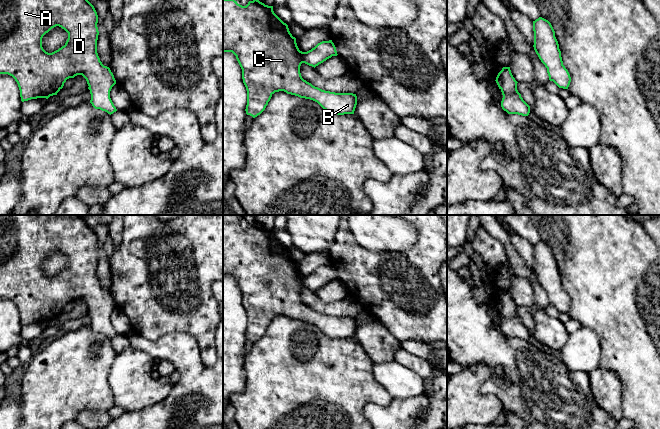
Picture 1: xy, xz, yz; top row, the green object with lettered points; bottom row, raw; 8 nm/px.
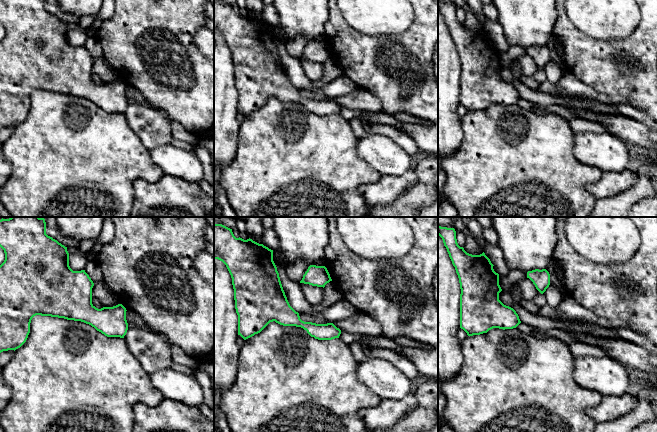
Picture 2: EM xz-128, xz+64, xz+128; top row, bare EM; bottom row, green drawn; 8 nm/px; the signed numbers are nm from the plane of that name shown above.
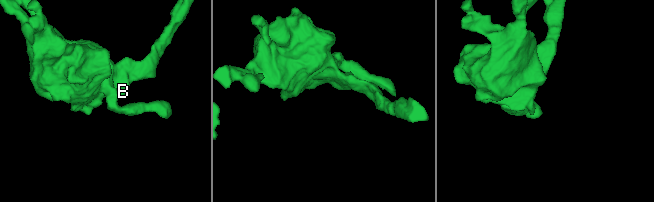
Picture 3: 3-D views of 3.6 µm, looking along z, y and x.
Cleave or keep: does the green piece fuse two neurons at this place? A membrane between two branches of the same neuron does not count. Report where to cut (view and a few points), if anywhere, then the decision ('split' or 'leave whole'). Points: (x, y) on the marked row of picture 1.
no cut; leave whole

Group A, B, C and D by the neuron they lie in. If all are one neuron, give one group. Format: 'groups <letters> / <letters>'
groups A B C D

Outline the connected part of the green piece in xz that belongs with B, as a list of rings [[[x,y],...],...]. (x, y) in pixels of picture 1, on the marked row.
[[[223,0],[223,52],[232,52],[242,69],[242,79],[247,90],[245,111],[253,118],[265,110],[272,95],[279,91],[313,100],[331,114],[354,114],[356,94],[322,90],[304,80],[300,73],[302,63],[315,68],[338,55],[332,40],[322,41],[307,52],[300,51],[296,38],[290,33],[288,25],[274,13],[273,6],[259,0],[249,1],[246,6],[235,0]]]

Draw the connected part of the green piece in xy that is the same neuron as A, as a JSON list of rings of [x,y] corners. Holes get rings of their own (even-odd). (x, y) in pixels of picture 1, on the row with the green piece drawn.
[[[0,0],[0,74],[8,74],[15,79],[22,102],[57,95],[67,79],[82,75],[89,86],[92,106],[113,114],[117,109],[110,98],[110,91],[116,80],[110,68],[104,66],[98,56],[97,23],[97,12],[88,0]],[[56,26],[68,33],[68,39],[64,46],[48,53],[42,47],[42,38]]]

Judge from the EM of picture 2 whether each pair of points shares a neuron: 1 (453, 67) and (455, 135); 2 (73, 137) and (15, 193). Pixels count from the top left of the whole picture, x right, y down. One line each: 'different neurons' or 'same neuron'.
1: same neuron
2: same neuron

